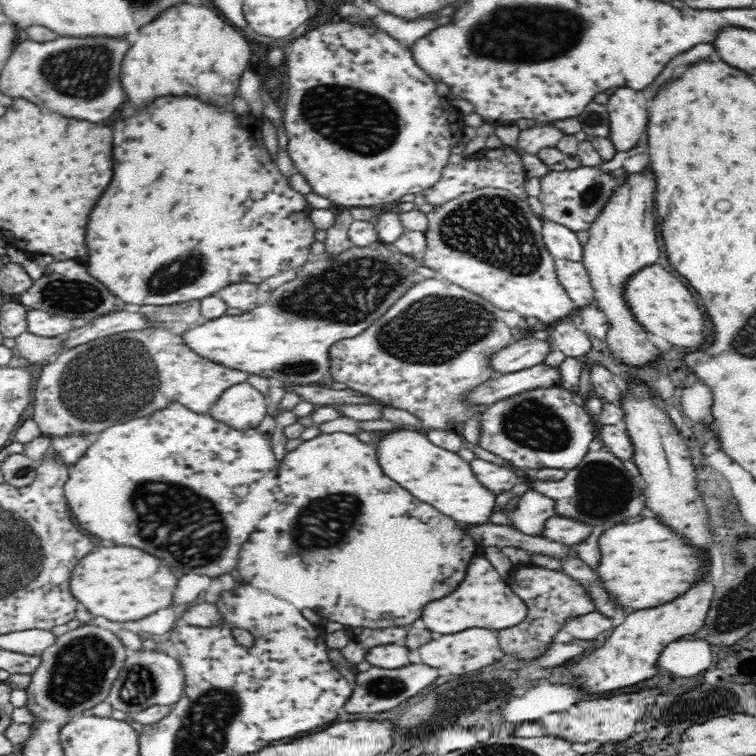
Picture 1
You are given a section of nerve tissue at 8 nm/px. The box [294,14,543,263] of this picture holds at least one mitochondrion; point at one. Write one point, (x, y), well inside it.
(327, 109)

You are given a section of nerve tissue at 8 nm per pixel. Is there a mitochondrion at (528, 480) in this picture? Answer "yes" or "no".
no

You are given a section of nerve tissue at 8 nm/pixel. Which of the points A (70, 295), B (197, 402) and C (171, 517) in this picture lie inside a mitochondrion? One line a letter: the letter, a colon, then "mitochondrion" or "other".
A: mitochondrion
B: other
C: mitochondrion

